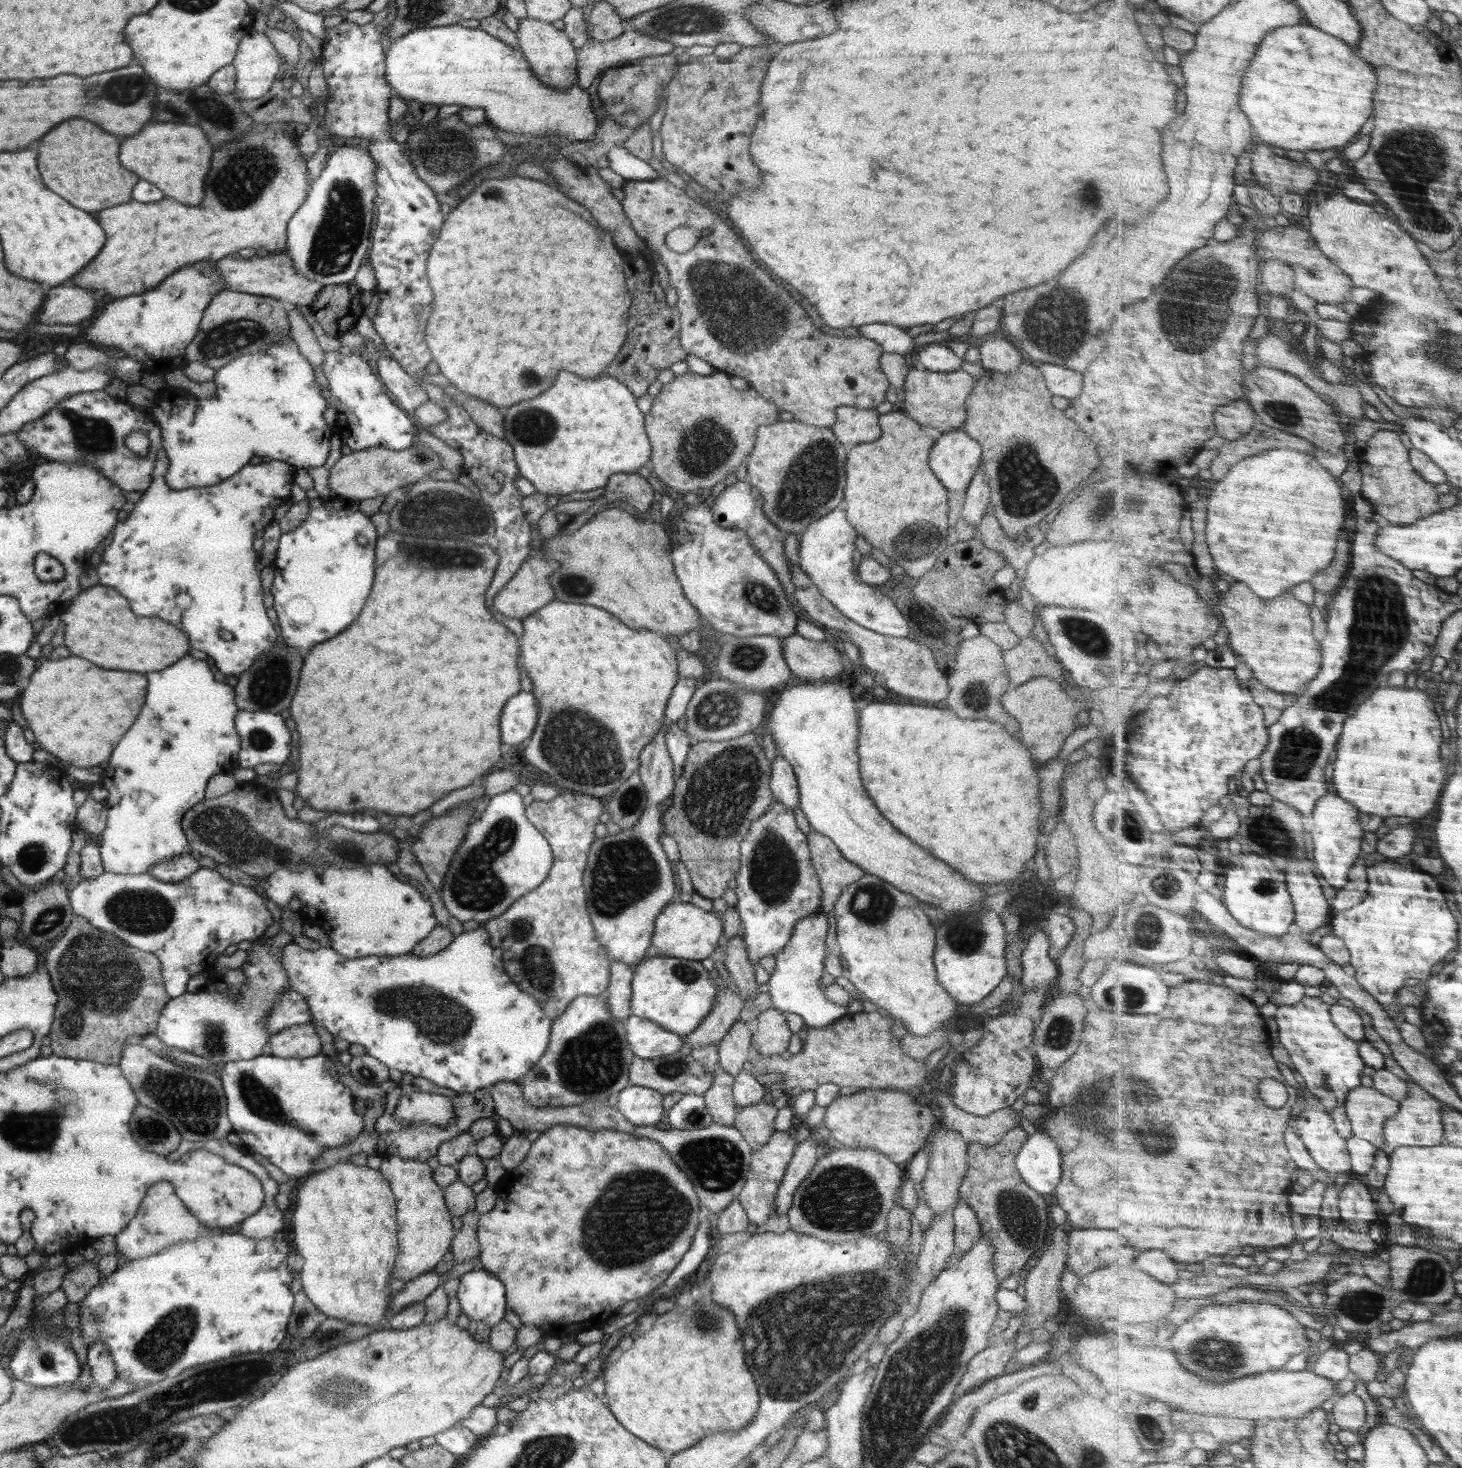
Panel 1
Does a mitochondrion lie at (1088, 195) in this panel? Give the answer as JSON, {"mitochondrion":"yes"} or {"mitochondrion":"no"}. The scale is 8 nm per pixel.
{"mitochondrion":"yes"}

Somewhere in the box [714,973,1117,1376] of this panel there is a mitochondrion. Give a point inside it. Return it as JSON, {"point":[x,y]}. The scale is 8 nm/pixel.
{"point":[843,1198]}

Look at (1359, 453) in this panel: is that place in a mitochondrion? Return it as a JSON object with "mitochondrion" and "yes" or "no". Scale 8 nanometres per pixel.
{"mitochondrion":"no"}

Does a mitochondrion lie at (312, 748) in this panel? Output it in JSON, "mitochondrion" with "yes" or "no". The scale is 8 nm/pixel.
{"mitochondrion":"no"}

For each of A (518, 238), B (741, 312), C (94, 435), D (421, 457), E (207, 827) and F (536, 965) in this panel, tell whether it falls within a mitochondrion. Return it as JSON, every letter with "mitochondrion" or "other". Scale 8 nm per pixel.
{"A":"other","B":"mitochondrion","C":"mitochondrion","D":"mitochondrion","E":"mitochondrion","F":"mitochondrion"}

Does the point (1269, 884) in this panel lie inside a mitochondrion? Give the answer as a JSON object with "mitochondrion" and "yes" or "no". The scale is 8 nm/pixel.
{"mitochondrion":"yes"}

